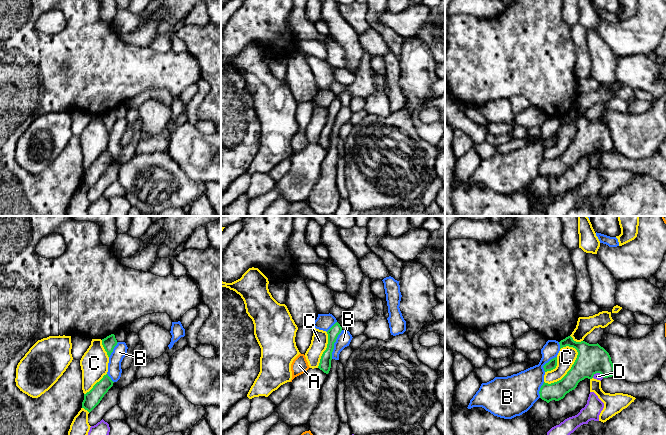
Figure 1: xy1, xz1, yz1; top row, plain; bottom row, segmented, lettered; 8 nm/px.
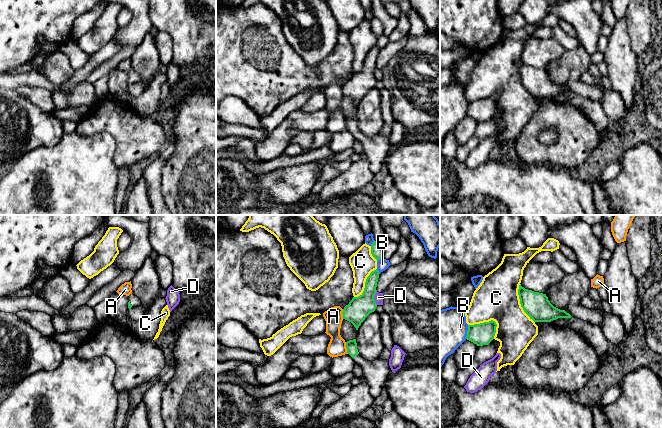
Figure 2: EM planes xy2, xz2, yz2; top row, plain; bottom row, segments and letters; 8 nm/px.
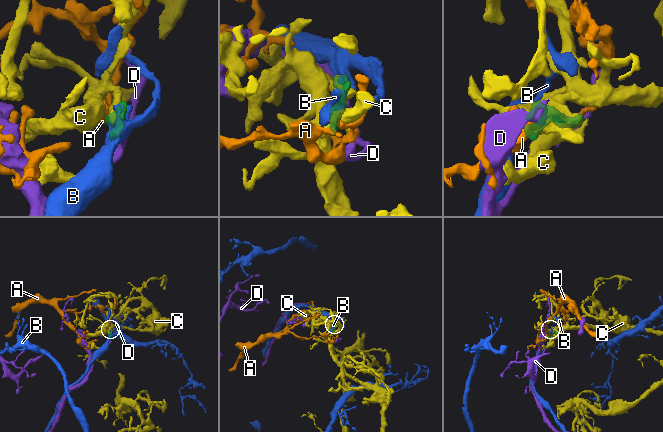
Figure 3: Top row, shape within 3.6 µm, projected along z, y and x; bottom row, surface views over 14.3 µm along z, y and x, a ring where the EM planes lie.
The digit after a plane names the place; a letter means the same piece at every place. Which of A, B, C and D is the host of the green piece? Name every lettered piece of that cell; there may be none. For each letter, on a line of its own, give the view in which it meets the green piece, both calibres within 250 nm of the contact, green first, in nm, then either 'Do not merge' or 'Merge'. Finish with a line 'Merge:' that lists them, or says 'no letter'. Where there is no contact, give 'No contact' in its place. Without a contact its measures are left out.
A: Touches green in xz2. Thickness 90 nm (green) against 140 nm. Do not merge
B: Touches green in xz1. Thickness 100 nm (green) against 120 nm. Do not merge
C: Touches green in yz1. Thickness 240 nm (green) against 150 nm. Do not merge
D: Touches green in xz2. Thickness 180 nm (green) against 70 nm. Do not merge
Merge: no letter

